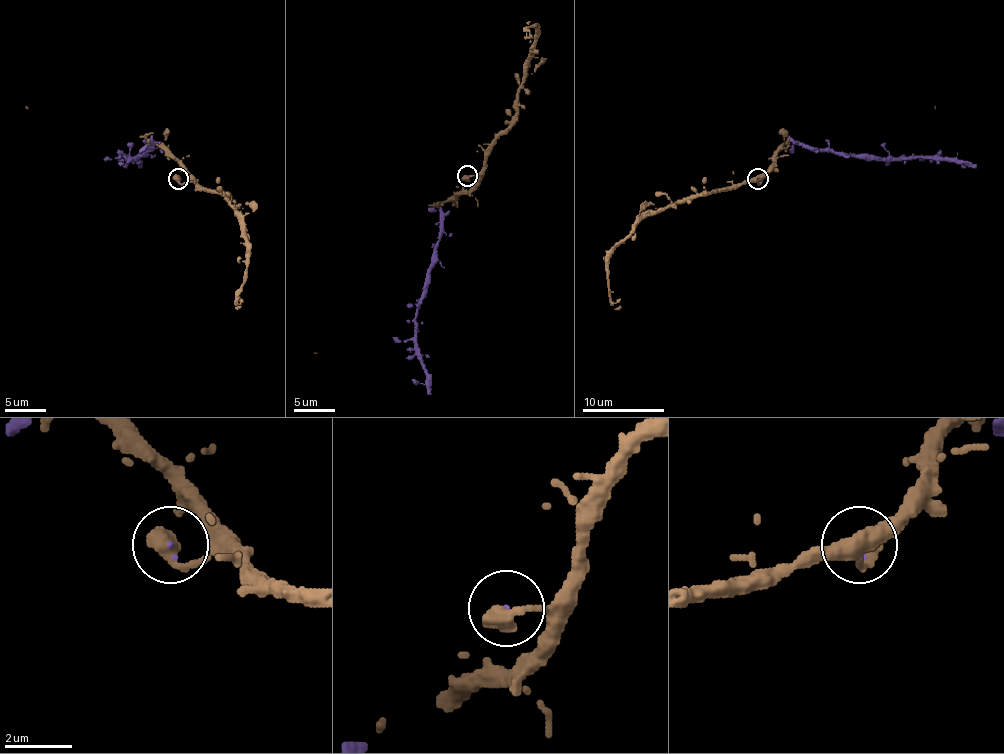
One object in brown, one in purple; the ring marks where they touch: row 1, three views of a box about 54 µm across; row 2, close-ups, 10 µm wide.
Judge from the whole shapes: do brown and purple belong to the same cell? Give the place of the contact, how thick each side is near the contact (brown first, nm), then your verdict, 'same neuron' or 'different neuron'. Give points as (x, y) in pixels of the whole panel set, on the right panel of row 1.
place (757, 178); calibres 550 and 70 nm; different neuron

